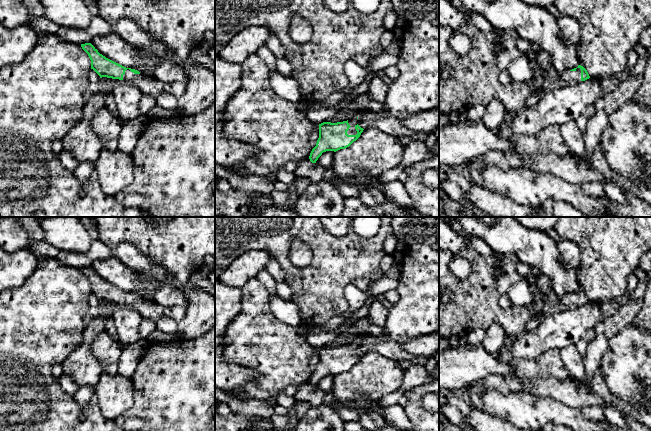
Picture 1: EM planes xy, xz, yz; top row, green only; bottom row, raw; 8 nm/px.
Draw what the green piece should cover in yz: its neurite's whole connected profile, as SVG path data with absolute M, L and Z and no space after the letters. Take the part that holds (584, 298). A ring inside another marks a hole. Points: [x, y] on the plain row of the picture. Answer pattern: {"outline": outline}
{"outline": "M578 289L577 292L572 294L565 294L556 298L555 301L557 307L566 309L574 309L580 305L585 305L590 302L587 294L581 289Z"}

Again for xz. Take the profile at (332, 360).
{"outline": "M357 339L343 346L323 346L319 348L319 362L316 370L310 377L310 385L316 387L323 376L336 376L340 373L349 371L360 361L364 354L359 350L360 345L361 339Z"}

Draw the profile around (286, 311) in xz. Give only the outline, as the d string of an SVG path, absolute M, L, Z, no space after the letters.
M277 294L270 296L270 308L273 314L285 324L298 328L301 326L301 313L299 307L291 300L285 300Z

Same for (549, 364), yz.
M556 348L545 351L535 359L513 358L510 363L514 371L508 376L520 382L548 377L560 381L574 379L561 359L560 350Z

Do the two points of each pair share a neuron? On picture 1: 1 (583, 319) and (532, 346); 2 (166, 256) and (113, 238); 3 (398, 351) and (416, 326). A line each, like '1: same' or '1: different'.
1: same
2: same
3: different

